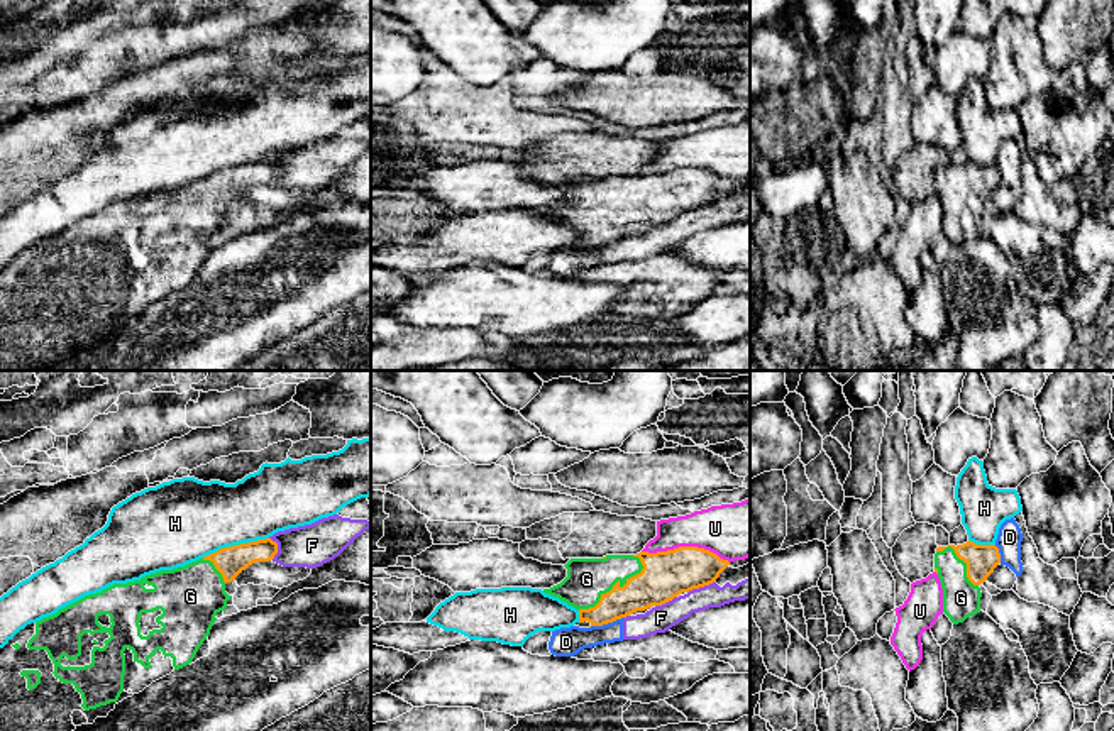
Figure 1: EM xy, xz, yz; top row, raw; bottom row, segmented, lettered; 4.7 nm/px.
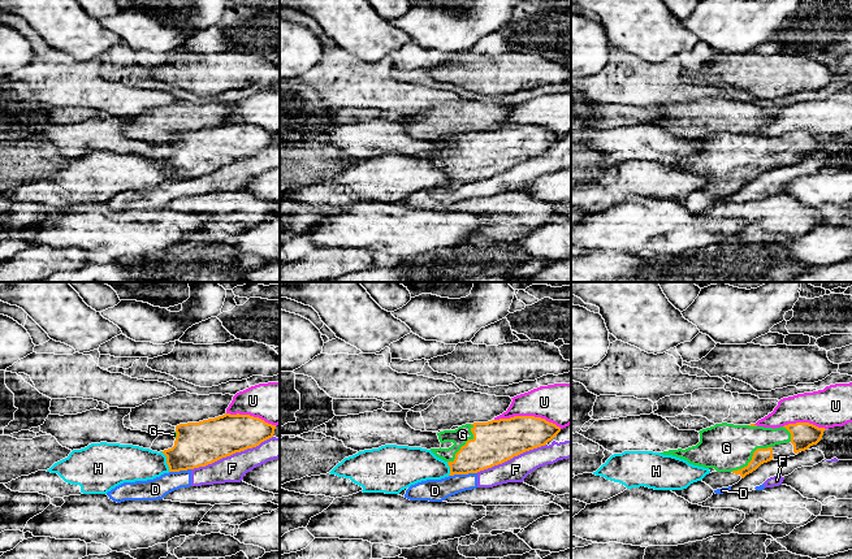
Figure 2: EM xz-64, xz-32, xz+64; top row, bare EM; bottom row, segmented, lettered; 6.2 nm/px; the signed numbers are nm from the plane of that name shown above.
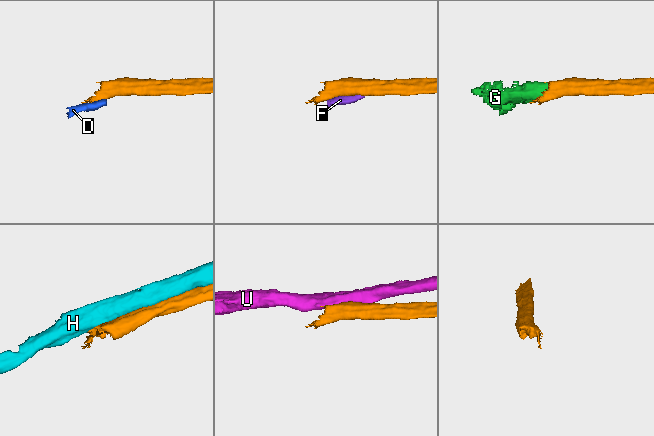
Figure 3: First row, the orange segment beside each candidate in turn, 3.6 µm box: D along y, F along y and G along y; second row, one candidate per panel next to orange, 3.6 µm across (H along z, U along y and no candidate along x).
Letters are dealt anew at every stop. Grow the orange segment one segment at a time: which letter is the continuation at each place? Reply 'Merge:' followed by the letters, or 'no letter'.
Merge: G

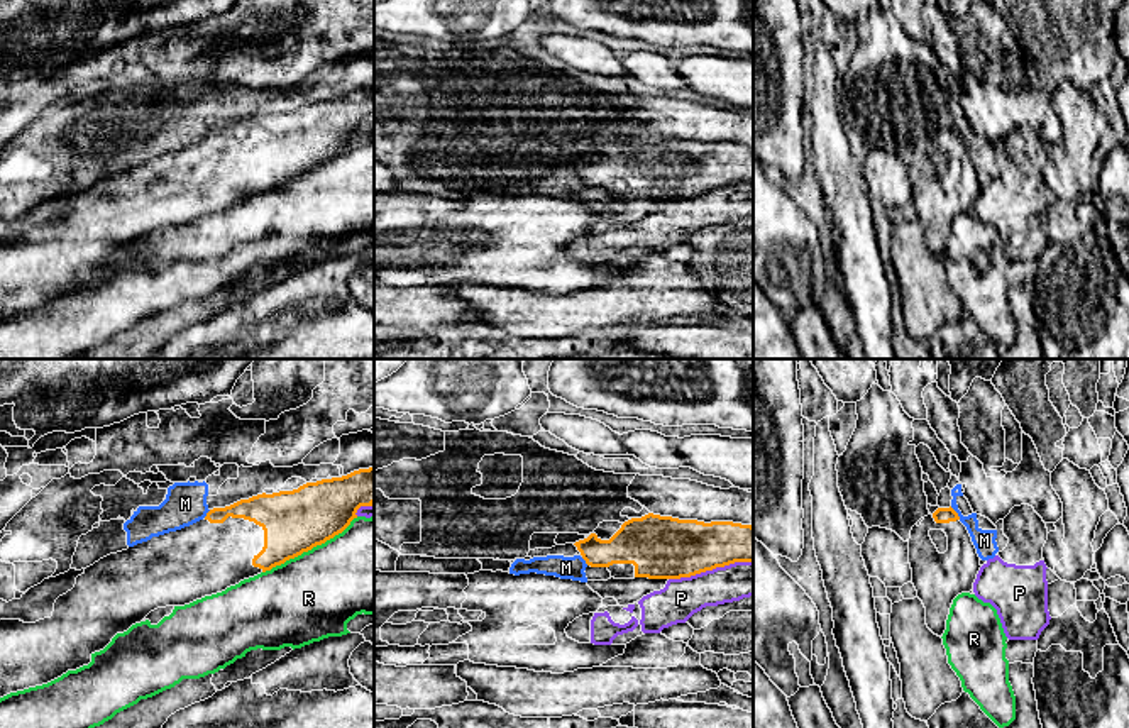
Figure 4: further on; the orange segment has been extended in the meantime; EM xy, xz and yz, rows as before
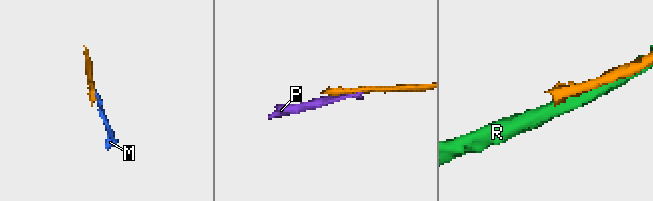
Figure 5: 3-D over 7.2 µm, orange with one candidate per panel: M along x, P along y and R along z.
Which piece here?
Merge: no letter

